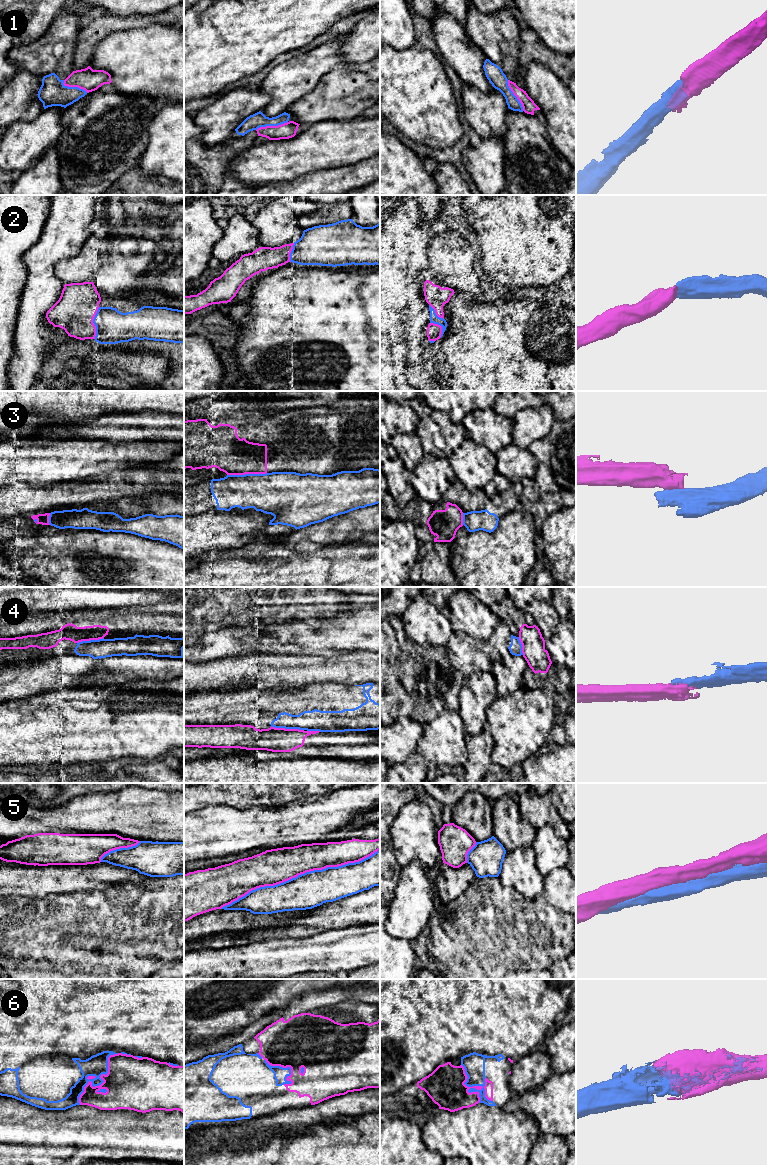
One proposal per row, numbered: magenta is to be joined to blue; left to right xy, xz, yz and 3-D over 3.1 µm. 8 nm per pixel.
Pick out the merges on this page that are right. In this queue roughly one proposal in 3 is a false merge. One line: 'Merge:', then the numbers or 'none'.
Merge: 1, 2, 6

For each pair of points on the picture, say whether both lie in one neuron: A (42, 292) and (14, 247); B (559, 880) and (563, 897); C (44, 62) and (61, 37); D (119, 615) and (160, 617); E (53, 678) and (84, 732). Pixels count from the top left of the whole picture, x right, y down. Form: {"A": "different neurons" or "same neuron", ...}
{"A": "different neurons", "B": "same neuron", "C": "same neuron", "D": "same neuron", "E": "different neurons"}

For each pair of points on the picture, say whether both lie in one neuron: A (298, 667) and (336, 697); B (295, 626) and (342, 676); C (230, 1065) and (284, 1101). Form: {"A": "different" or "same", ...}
{"A": "different", "B": "different", "C": "same"}

